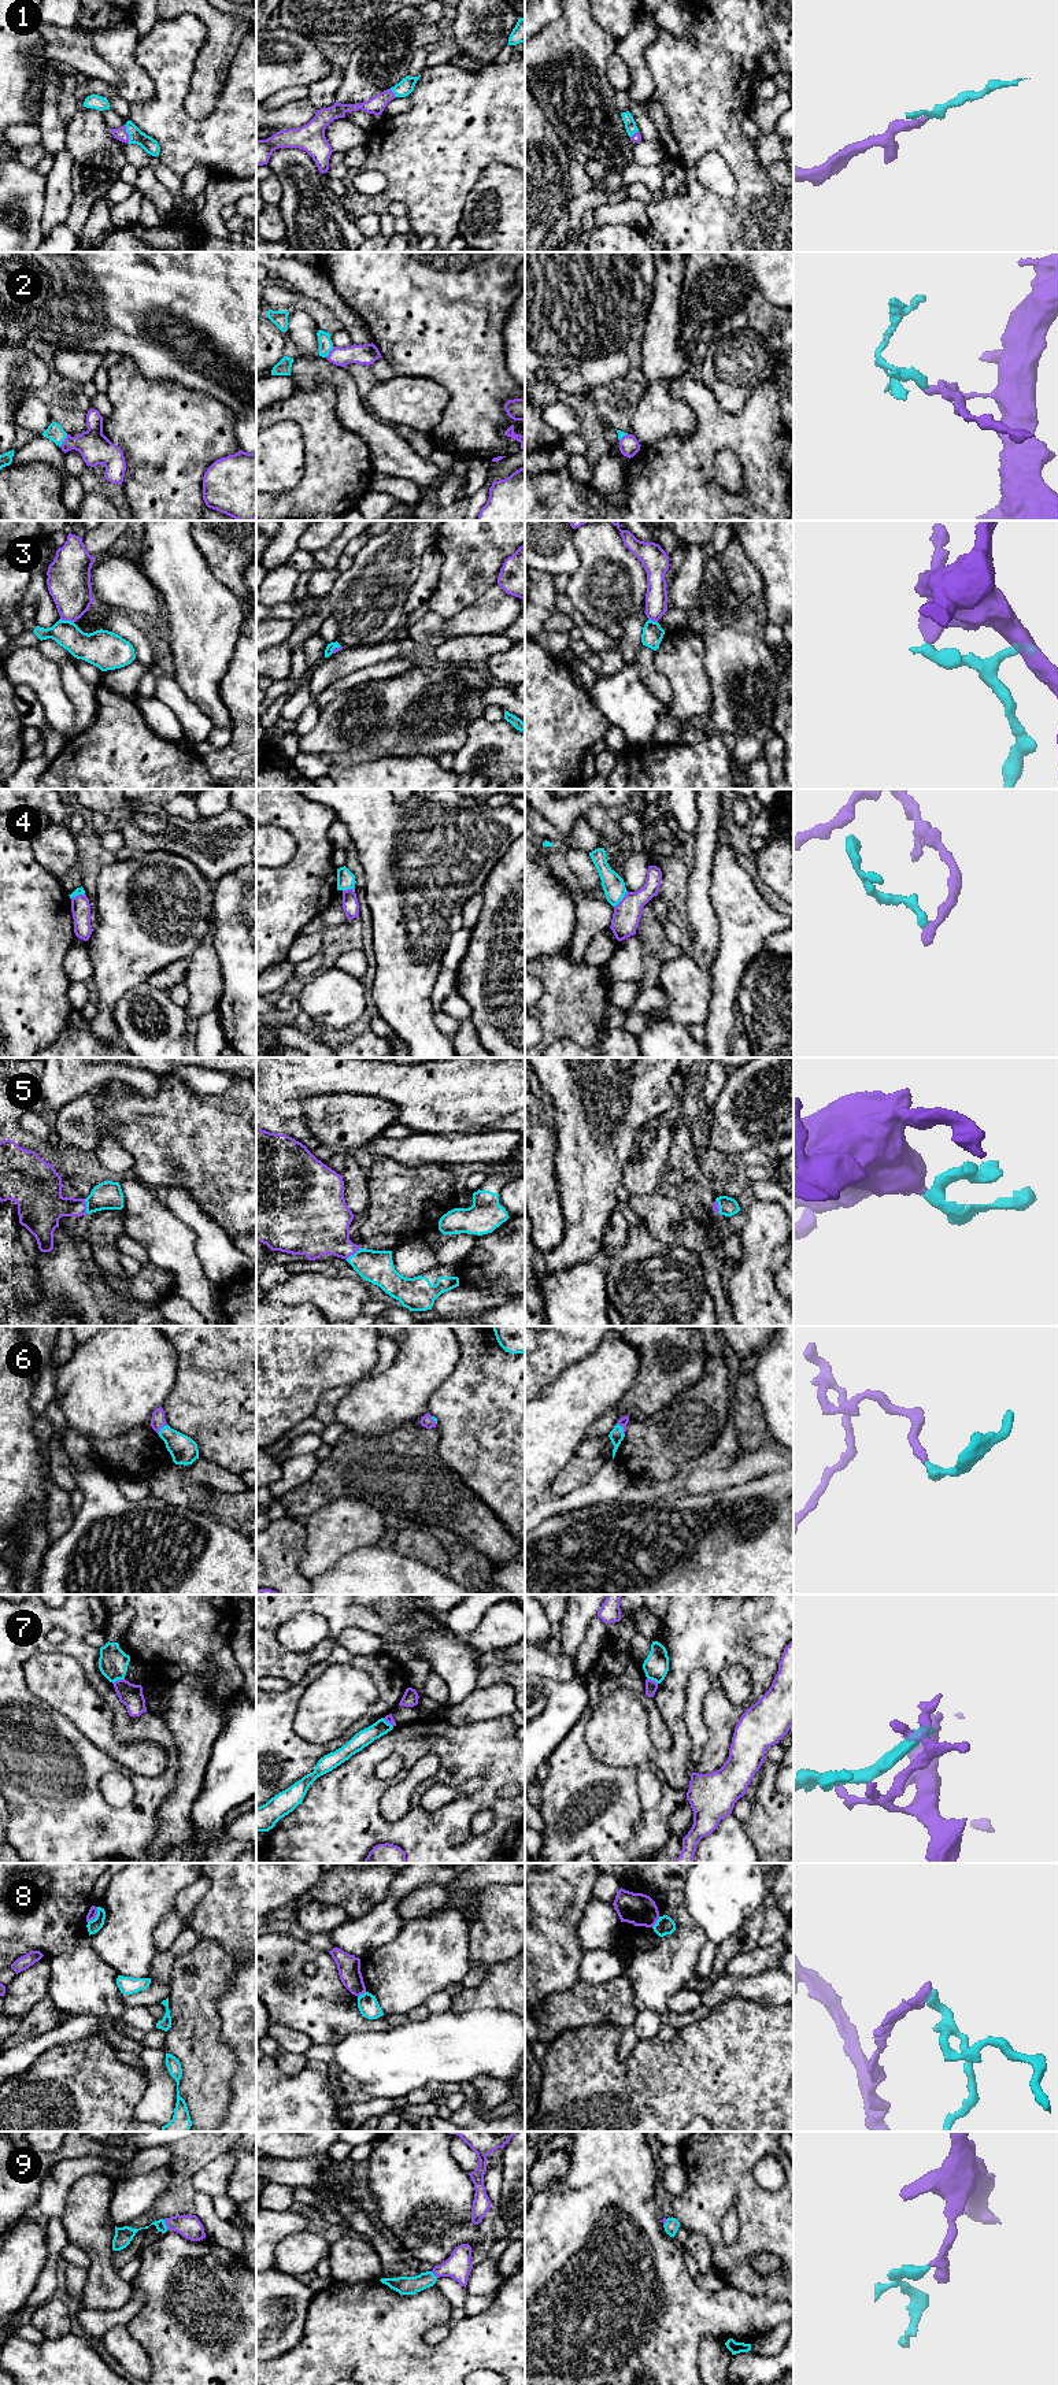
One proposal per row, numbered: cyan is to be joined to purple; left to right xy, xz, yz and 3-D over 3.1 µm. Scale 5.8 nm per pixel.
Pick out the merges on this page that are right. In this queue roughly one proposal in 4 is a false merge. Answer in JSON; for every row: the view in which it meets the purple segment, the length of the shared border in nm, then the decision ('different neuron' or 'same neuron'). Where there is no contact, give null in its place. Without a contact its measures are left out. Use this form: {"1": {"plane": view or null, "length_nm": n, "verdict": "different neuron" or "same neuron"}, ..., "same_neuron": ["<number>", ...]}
{"1": {"plane": "xy", "length_nm": 110, "verdict": "same neuron"}, "2": {"plane": "xy", "length_nm": 90, "verdict": "different neuron"}, "3": {"plane": "xy", "length_nm": 80, "verdict": "different neuron"}, "4": {"plane": "yz", "length_nm": 130, "verdict": "different neuron"}, "5": {"plane": "xz", "length_nm": 120, "verdict": "same neuron"}, "6": {"plane": "xy", "length_nm": 80, "verdict": "same neuron"}, "7": {"plane": "xy", "length_nm": 80, "verdict": "different neuron"}, "8": {"plane": "xy", "length_nm": 110, "verdict": "different neuron"}, "9": {"plane": "xy", "length_nm": 70, "verdict": "same neuron"}, "same_neuron": ["1", "5", "6", "9"]}

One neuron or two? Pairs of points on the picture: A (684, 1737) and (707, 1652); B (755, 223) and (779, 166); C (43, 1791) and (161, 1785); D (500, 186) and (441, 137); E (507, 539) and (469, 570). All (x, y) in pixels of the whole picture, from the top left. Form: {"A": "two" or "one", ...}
{"A": "one", "B": "two", "C": "one", "D": "two", "E": "one"}

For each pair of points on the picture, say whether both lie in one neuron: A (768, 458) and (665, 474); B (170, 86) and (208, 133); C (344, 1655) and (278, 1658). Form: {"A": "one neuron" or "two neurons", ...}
{"A": "one neuron", "B": "one neuron", "C": "two neurons"}

